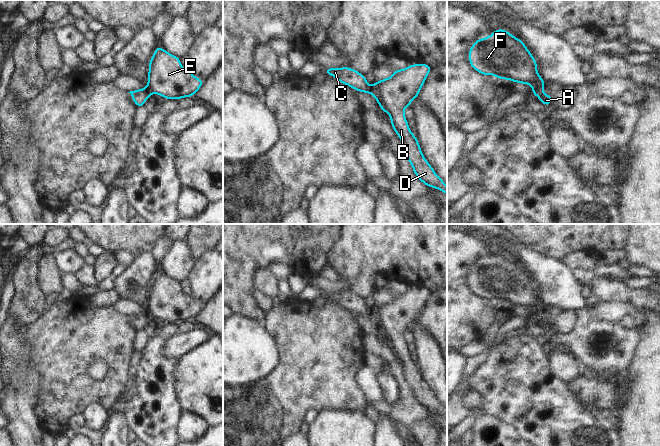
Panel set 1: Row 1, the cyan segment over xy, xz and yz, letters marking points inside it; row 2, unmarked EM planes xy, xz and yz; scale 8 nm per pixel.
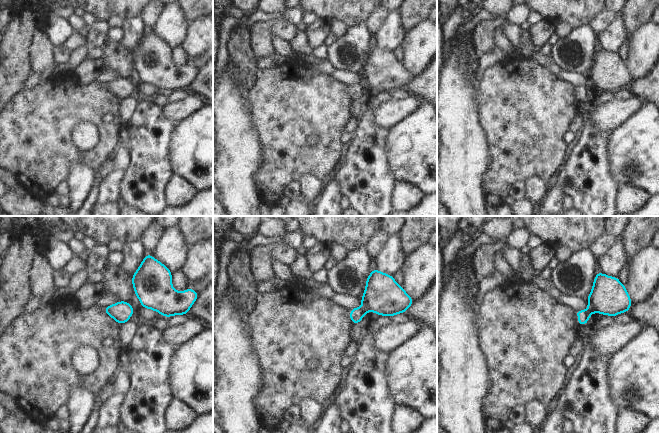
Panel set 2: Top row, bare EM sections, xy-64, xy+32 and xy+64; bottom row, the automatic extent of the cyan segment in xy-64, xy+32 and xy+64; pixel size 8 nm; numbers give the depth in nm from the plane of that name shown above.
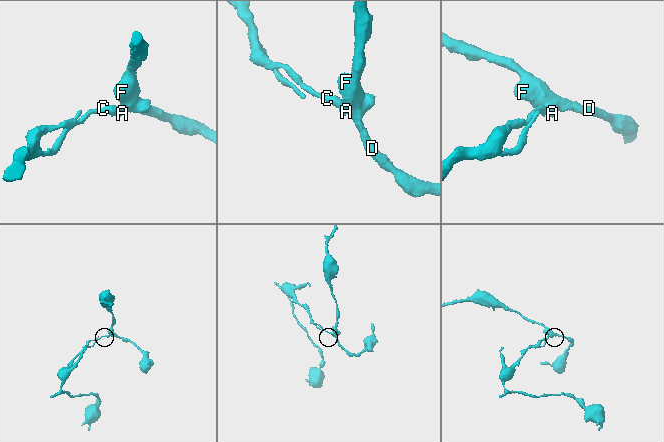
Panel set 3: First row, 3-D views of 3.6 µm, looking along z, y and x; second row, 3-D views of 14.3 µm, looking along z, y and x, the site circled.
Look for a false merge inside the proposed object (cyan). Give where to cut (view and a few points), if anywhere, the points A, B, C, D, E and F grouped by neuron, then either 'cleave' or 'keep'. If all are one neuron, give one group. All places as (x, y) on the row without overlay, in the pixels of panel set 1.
cut in yz along (541, 315), (533, 317); A C / B D E F; cleave

